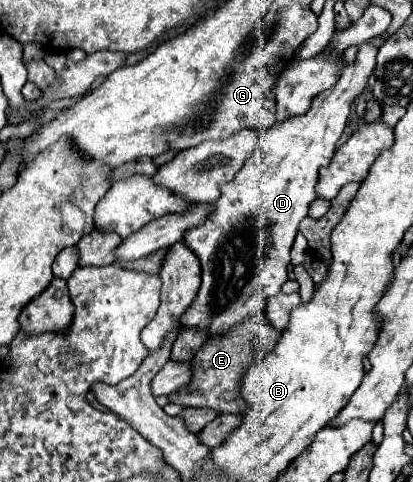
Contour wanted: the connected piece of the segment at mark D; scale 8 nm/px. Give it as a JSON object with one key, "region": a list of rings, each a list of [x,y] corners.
{"region":[[[371,41],[359,45],[355,63],[347,63],[343,67],[343,75],[331,89],[319,93],[307,113],[295,115],[291,119],[277,121],[267,135],[261,139],[257,153],[247,161],[247,165],[235,175],[231,183],[223,187],[219,201],[215,201],[213,211],[205,219],[205,223],[187,229],[183,235],[183,243],[201,259],[201,275],[203,283],[199,289],[197,299],[183,315],[183,327],[201,327],[207,329],[209,335],[219,335],[233,325],[241,323],[245,317],[257,313],[265,307],[265,301],[281,291],[281,285],[287,281],[287,265],[289,265],[289,251],[293,239],[299,231],[299,223],[307,217],[309,205],[317,199],[315,183],[319,167],[327,165],[335,153],[337,141],[345,131],[347,117],[351,113],[351,105],[363,93],[369,83],[369,77],[375,71],[375,57],[379,47]]]}

